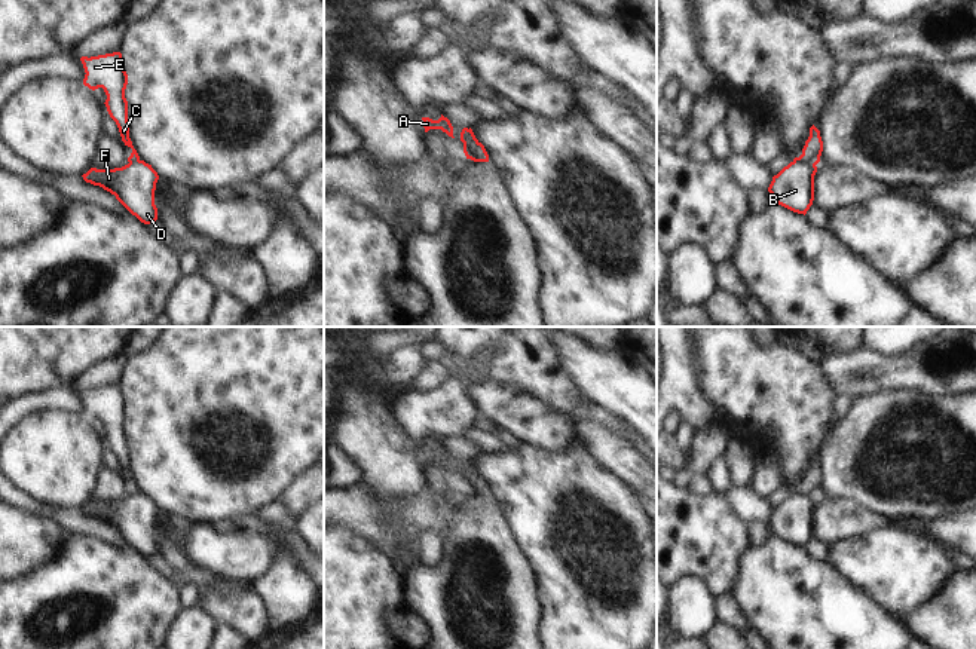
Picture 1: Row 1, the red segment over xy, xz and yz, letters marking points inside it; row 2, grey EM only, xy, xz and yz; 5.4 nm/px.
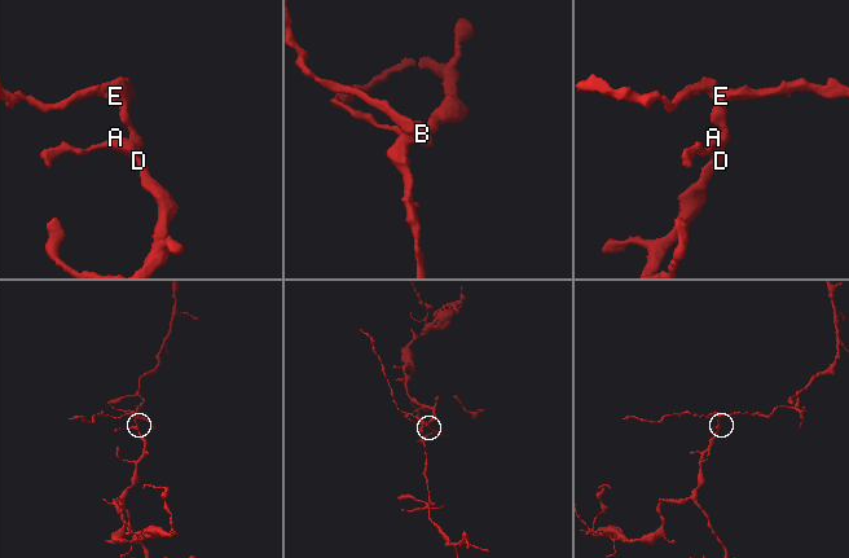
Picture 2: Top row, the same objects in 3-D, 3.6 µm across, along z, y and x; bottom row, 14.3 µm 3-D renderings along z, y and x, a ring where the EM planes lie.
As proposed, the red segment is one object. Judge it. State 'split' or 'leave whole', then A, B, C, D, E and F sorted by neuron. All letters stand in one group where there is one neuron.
split | A B D F / C E

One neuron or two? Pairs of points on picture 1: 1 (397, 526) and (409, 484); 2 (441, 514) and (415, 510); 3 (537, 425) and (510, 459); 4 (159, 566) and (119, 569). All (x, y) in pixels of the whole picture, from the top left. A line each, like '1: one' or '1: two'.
1: one
2: one
3: two
4: two

